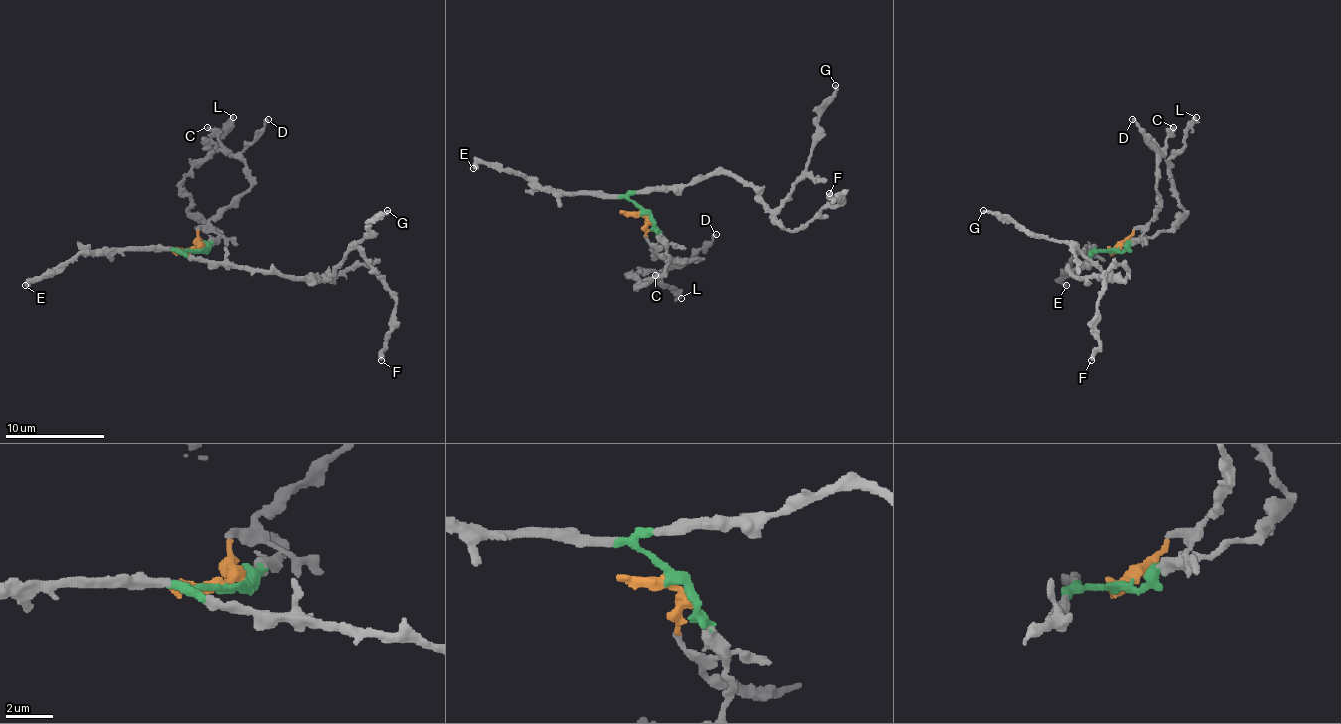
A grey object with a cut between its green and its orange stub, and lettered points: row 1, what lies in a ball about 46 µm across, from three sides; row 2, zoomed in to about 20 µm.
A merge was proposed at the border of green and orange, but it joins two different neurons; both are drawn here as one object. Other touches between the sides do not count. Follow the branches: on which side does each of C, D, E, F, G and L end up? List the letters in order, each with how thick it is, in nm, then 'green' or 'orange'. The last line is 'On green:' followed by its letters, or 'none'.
C: 280 nm thick; orange
D: 200 nm thick; orange
E: 280 nm thick; green
F: 320 nm thick; green
G: 240 nm thick; green
L: 440 nm thick; green
On green: E, F, G, L

